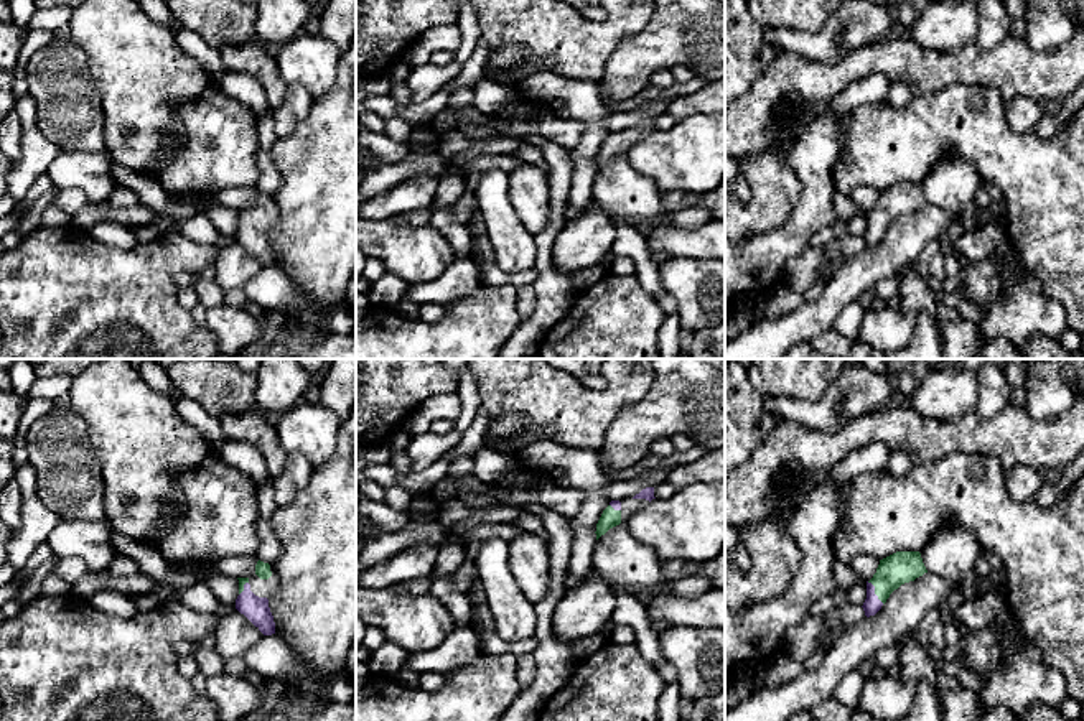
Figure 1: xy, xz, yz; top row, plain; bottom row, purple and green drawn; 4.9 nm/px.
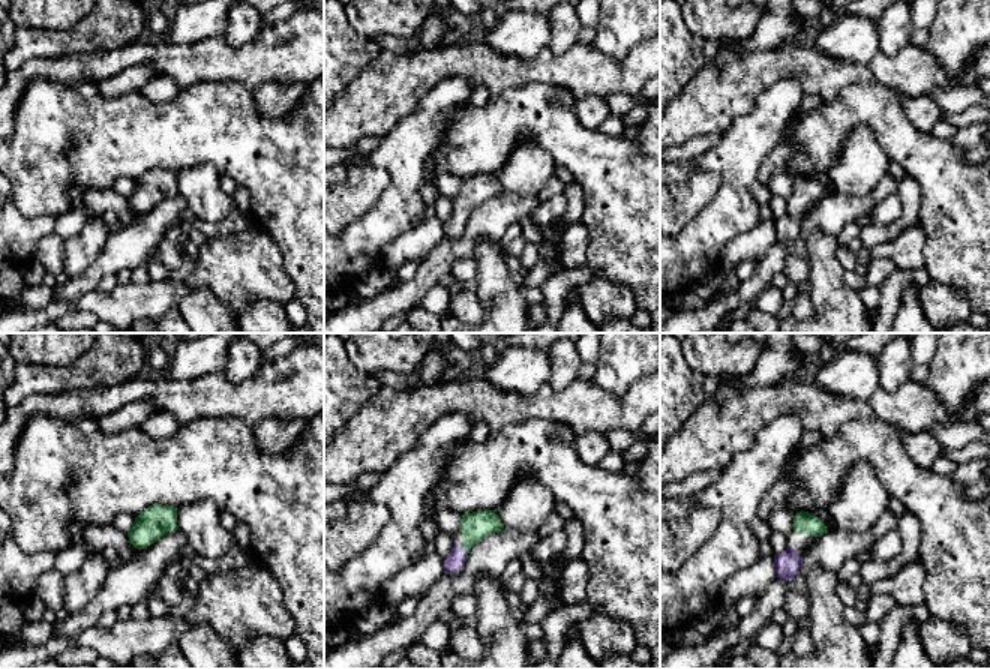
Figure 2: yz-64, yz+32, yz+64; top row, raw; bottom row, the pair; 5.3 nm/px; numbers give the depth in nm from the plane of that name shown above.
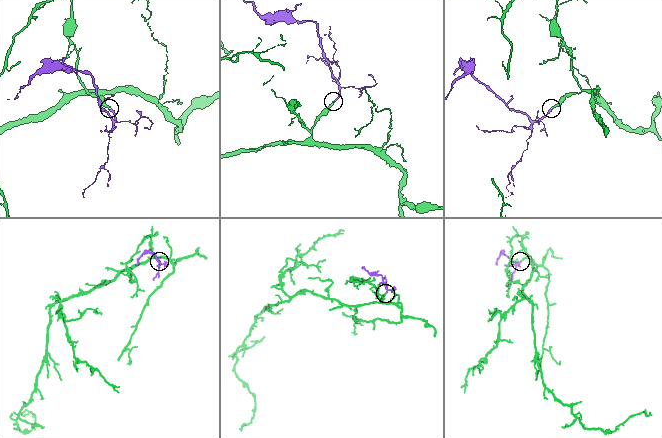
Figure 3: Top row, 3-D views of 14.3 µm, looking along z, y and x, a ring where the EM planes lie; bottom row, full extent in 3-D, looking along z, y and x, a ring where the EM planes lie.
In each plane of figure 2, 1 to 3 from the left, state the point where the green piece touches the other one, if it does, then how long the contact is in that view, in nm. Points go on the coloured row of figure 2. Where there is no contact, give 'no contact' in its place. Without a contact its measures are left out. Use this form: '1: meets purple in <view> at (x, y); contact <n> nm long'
1: no contact
2: meets purple in yz+32 at (464, 549); contact 70 nm long
3: no contact

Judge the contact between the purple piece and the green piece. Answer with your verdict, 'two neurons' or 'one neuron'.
one neuron

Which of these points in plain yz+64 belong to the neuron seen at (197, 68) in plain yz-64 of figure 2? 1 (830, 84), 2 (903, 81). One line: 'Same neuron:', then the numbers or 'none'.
Same neuron: 1, 2

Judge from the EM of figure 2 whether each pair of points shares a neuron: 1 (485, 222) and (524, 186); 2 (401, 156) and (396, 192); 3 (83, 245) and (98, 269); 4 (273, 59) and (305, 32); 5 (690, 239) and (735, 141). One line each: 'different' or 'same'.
1: different
2: same
3: different
4: same
5: same

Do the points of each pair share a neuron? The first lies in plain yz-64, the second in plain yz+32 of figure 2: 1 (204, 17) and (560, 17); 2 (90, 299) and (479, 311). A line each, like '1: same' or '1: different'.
1: different
2: same

